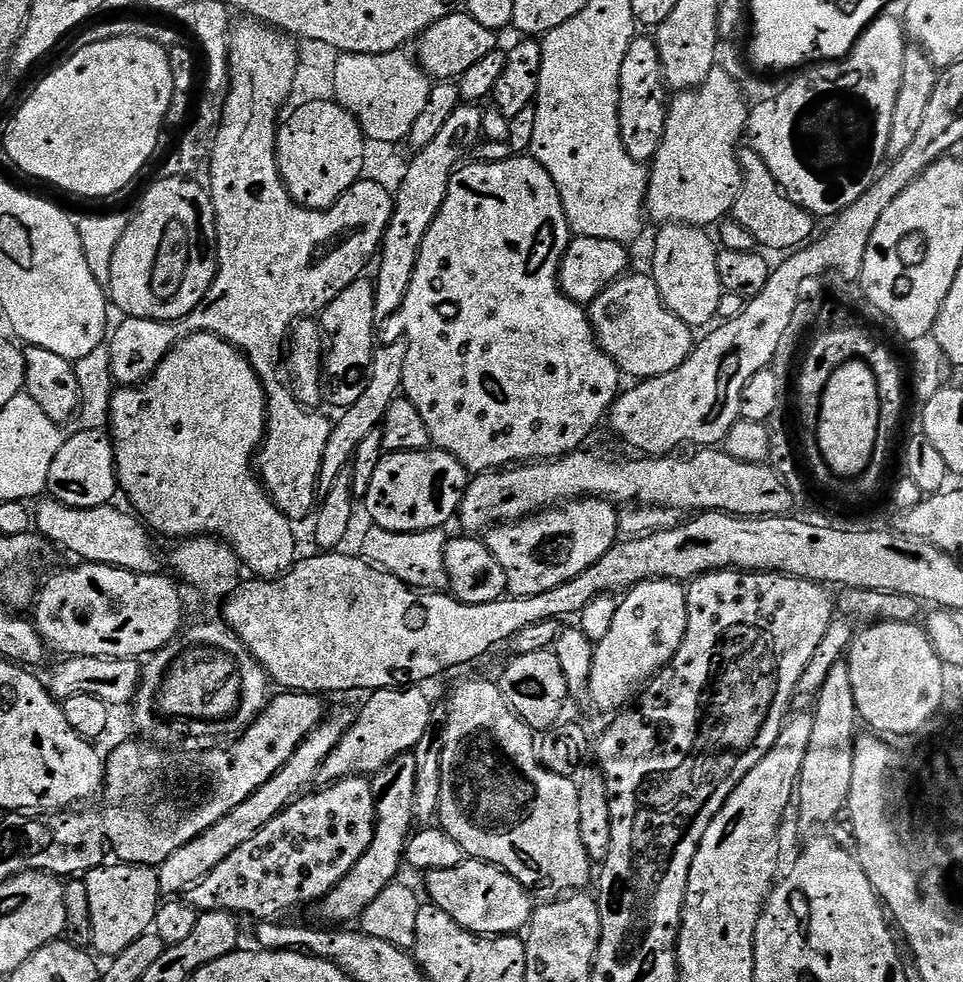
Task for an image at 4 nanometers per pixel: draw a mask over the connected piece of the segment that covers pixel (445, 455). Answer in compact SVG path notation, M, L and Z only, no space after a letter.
M425 450L422 452L389 452L378 462L374 478L370 478L370 490L362 504L368 507L368 516L375 527L387 532L429 532L444 528L447 520L457 515L464 492L470 483L468 469L448 452Z

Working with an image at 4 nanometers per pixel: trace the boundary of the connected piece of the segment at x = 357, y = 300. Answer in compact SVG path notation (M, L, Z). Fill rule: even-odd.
M361 278L346 286L346 290L342 290L342 294L338 294L338 298L334 298L334 302L330 302L322 313L322 328L330 337L330 347L326 352L326 376L329 381L336 383L332 388L332 400L337 404L337 409L347 408L356 399L358 389L371 369L372 352L378 346L375 305L376 290L373 281Z

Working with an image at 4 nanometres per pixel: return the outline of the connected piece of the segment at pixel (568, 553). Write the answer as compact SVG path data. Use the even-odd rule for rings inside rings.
M581 498L491 529L486 543L506 570L508 592L513 596L546 594L546 590L554 590L594 566L617 543L620 516L616 508L607 498Z

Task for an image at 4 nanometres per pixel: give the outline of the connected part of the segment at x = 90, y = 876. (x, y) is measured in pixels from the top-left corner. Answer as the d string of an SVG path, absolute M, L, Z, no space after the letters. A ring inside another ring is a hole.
M109 863L87 873L87 911L92 918L92 928L96 931L95 951L107 958L114 958L138 938L145 936L156 923L156 911L162 903L160 873L146 864Z

